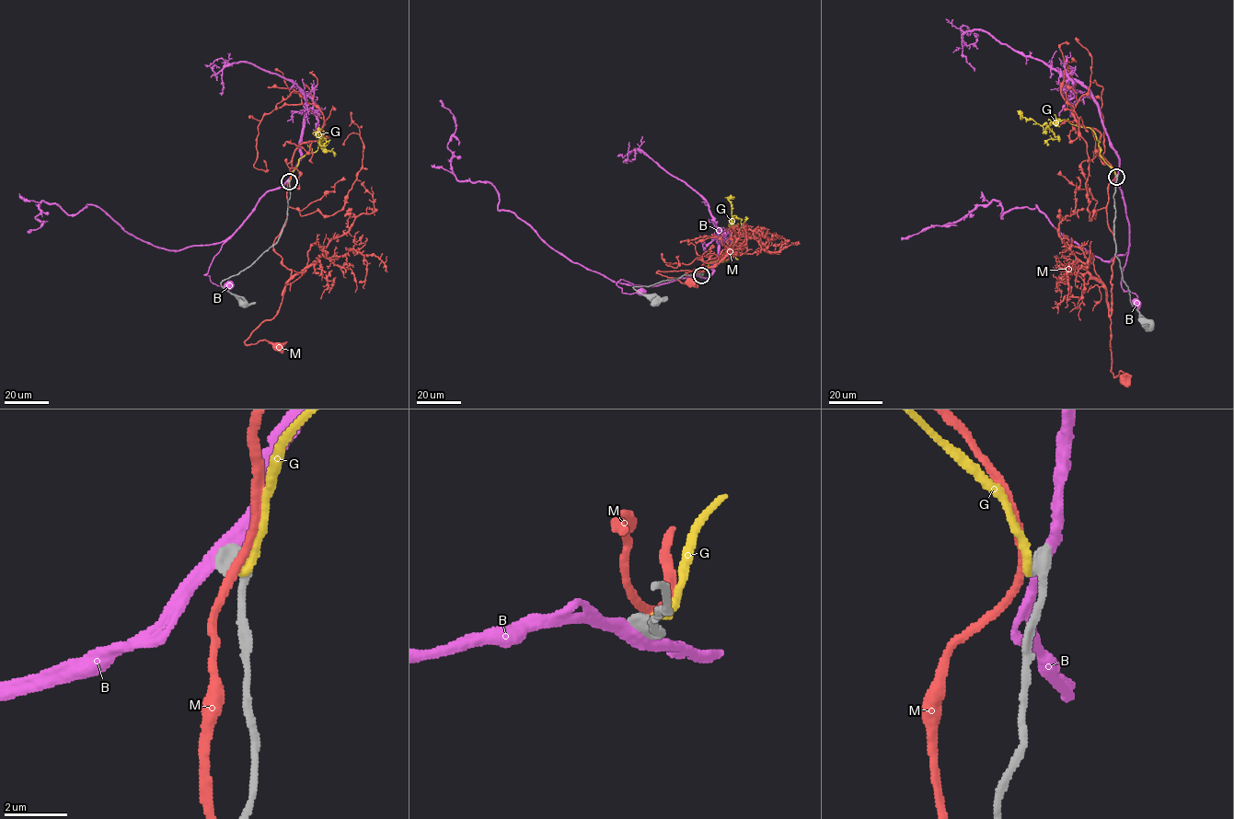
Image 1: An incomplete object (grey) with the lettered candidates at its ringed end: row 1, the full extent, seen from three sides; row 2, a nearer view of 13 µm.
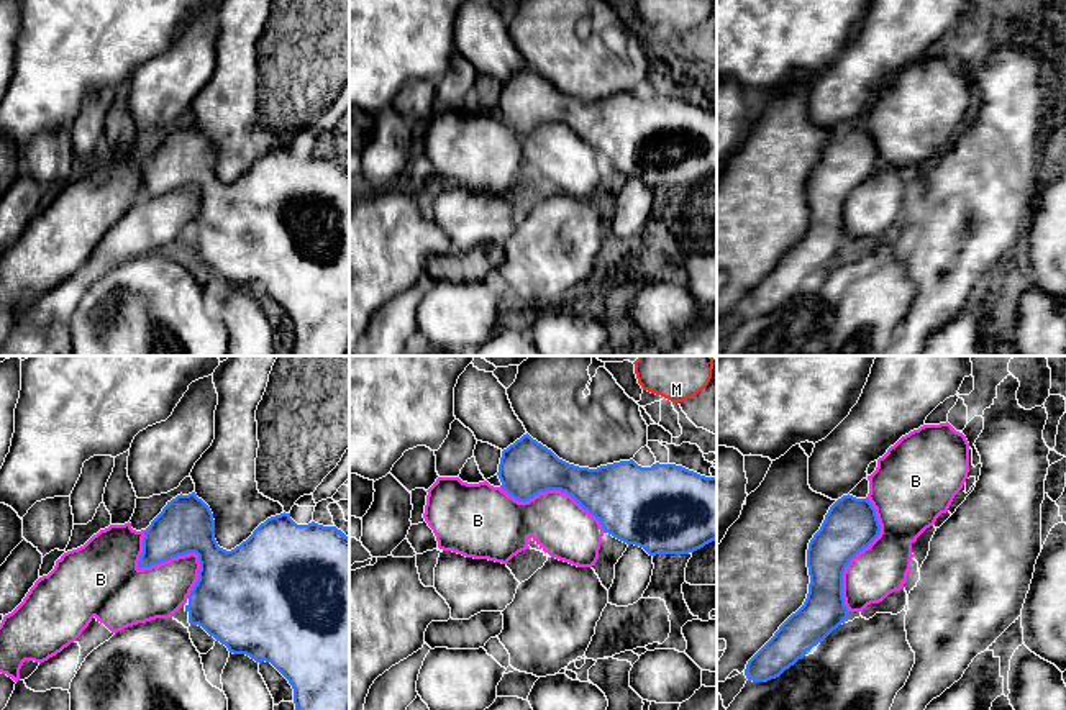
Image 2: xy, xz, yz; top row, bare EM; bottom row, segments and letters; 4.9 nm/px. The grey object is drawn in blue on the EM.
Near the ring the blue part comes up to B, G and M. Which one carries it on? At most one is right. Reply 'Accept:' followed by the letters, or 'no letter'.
Accept: G

